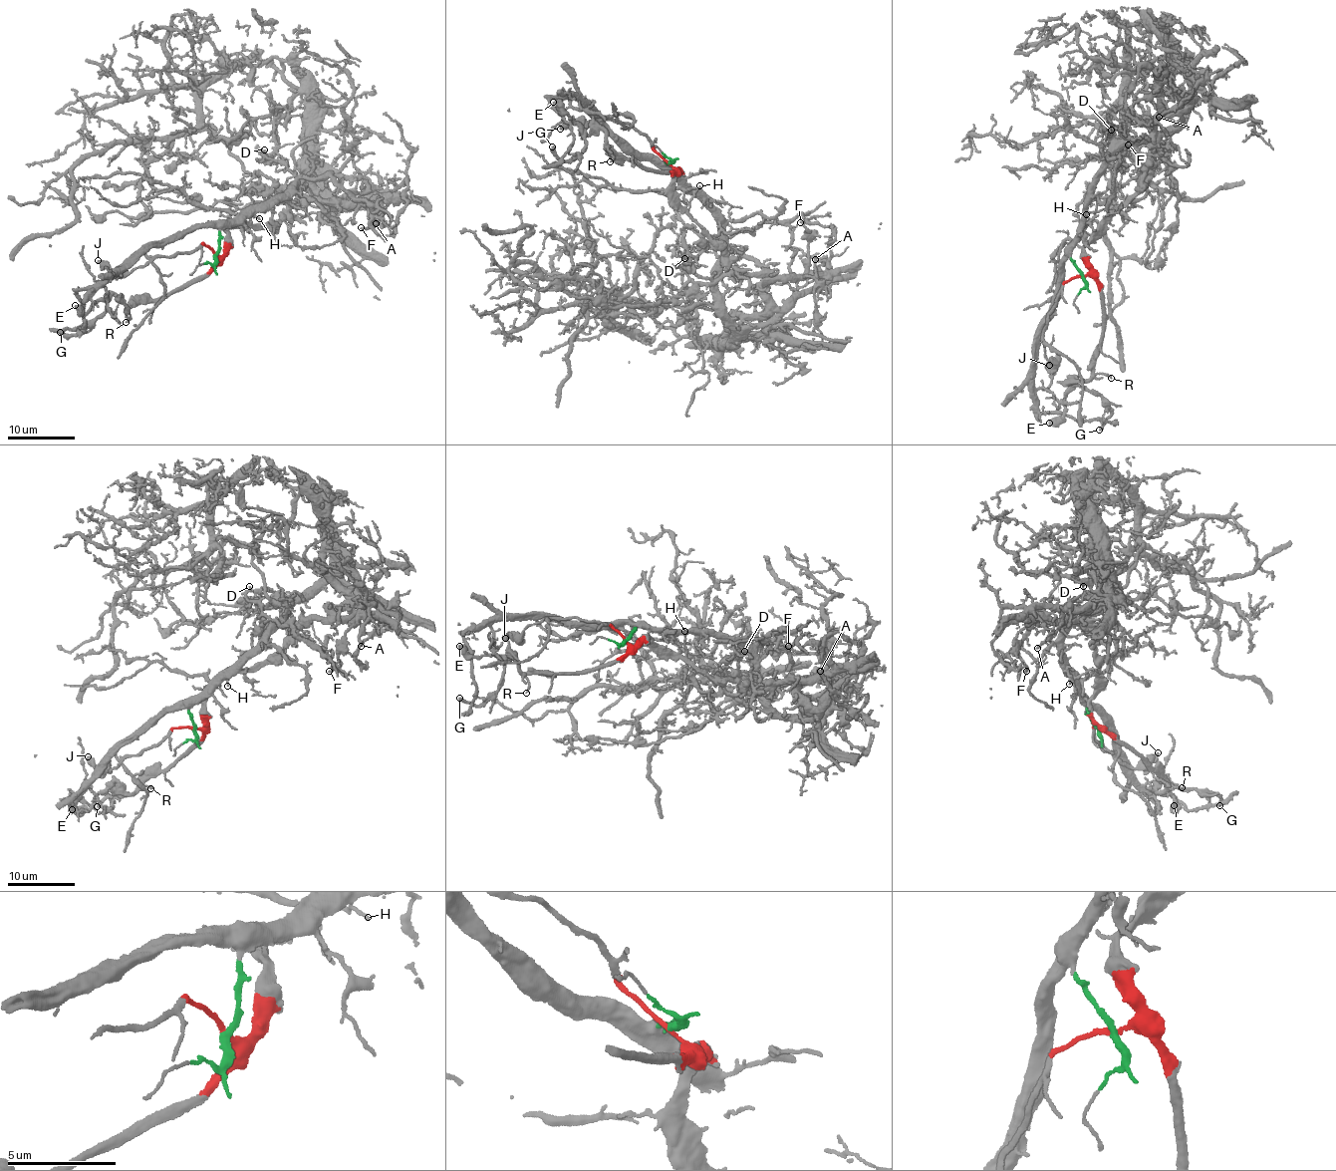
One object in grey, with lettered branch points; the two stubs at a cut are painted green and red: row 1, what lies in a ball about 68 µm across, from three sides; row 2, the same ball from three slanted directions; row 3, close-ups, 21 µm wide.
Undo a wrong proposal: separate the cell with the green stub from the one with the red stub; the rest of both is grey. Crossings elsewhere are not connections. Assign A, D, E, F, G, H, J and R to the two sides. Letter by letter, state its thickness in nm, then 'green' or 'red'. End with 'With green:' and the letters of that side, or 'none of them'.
A: 190 nm | red
D: 190 nm | green
E: 500 nm | red
F: 200 nm | red
G: 280 nm | red
H: 130 nm | red
J: 440 nm | red
R: 150 nm | red
With green: D

